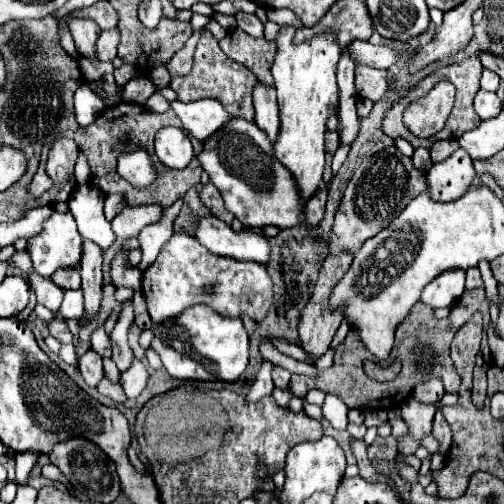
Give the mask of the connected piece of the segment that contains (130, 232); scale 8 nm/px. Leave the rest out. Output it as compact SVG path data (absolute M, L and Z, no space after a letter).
M159 204L127 206L116 216L116 222L112 222L111 227L119 239L135 238L139 230L143 230L145 226L159 222L161 214L163 214L163 208Z

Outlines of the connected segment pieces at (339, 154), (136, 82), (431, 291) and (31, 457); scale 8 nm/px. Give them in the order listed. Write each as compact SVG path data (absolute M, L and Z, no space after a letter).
M340 145L338 147L338 149L336 150L336 152L334 153L332 165L331 165L332 173L333 173L332 180L335 177L335 175L337 174L337 172L339 171L339 169L344 164L347 156L348 156L349 150L350 150L349 146Z
M145 76L133 78L123 88L123 102L144 105L153 92L155 92L155 84L149 78Z
M453 268L443 274L439 274L425 290L421 296L421 302L433 306L433 308L447 308L453 302L461 298L465 290L465 270Z
M19 452L19 454L15 454L15 462L17 462L17 478L15 478L15 482L19 486L25 486L27 484L29 472L35 466L37 456L39 456L37 452Z

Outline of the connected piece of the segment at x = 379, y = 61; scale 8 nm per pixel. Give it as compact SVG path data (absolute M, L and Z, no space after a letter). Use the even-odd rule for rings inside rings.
M353 40L347 46L347 52L351 54L351 60L359 66L373 66L373 68L385 68L397 62L397 52L389 46L373 46L365 40Z

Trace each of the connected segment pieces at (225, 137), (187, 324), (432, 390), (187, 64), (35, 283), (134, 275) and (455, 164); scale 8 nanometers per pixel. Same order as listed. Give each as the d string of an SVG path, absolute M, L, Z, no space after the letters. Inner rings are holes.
M231 118L219 132L203 142L199 164L221 192L225 208L243 224L243 228L263 228L267 224L291 228L299 224L303 204L295 180L287 168L275 160L271 140L255 122Z
M197 304L191 308L185 308L179 316L165 320L163 324L153 324L153 342L151 350L155 350L165 366L165 370L177 378L177 380L203 380L203 382L237 382L237 378L243 374L249 362L249 336L243 328L243 322L239 318L221 316L209 306Z
M432 376L428 381L418 384L412 397L425 404L436 403L445 394L442 380L439 377Z
M200 30L195 31L192 36L187 40L185 46L177 51L171 60L165 65L171 77L187 75L193 65L193 56L196 45L200 38Z
M31 274L29 282L31 282L31 288L37 294L39 304L43 304L49 310L59 310L61 300L63 300L63 290L59 286L55 286L53 280L41 278L39 274Z
M119 254L115 260L113 260L113 266L111 266L111 280L113 280L113 286L129 286L133 290L141 290L141 270L137 268L127 268L125 266L125 258L123 254Z
M461 148L425 172L427 194L437 202L453 202L467 192L475 180L471 156Z

